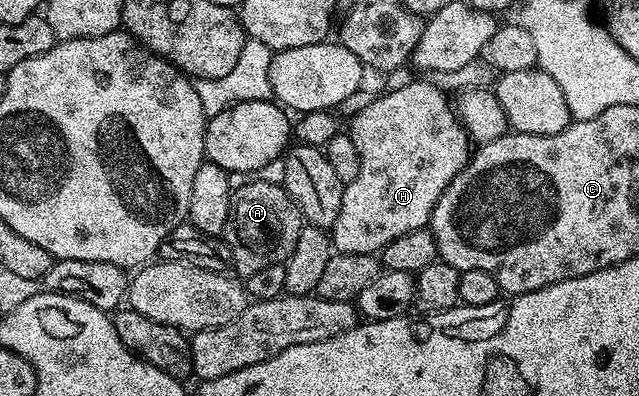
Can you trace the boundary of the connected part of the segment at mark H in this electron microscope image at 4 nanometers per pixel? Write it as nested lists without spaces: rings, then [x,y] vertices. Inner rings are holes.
[[[420,79],[424,80],[412,80],[409,84],[404,84],[401,88],[396,88],[393,92],[388,92],[385,96],[380,96],[377,100],[370,101],[365,108],[357,110],[356,117],[352,120],[350,135],[354,146],[358,146],[358,158],[362,158],[362,170],[358,174],[358,178],[354,178],[354,182],[344,185],[342,210],[338,210],[338,218],[334,222],[332,229],[330,229],[332,246],[336,252],[345,252],[346,254],[379,254],[387,244],[394,242],[394,238],[398,238],[402,234],[410,234],[410,230],[418,230],[425,227],[431,221],[434,206],[438,202],[438,198],[442,198],[446,186],[450,186],[450,182],[454,182],[456,175],[468,165],[470,155],[468,131],[462,127],[460,119],[456,117],[456,110],[450,103],[450,96],[448,100],[447,94],[438,85],[431,84],[428,81],[431,79]]]

